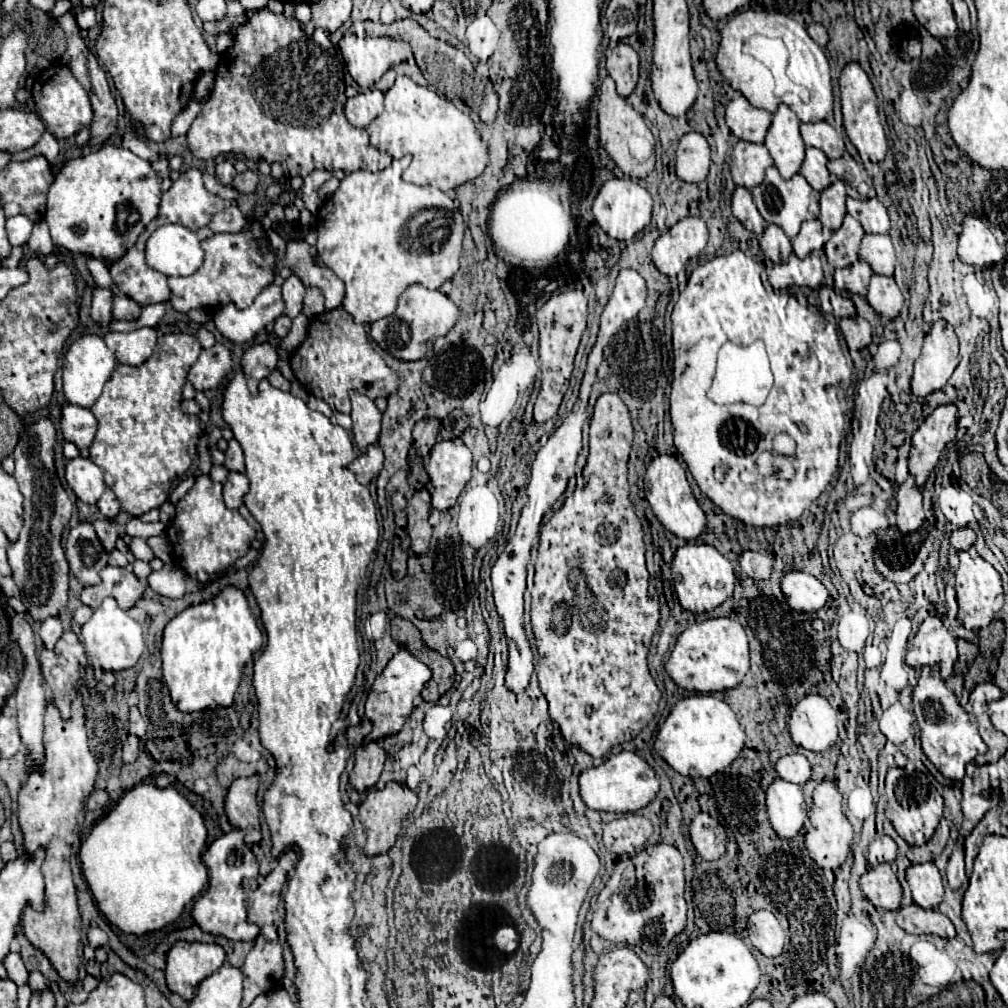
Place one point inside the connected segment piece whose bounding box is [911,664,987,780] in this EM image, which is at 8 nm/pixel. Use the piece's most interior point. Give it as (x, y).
(949, 737)

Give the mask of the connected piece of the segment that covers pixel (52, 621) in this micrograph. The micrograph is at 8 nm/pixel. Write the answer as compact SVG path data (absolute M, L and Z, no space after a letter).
M47 618L47 620L41 624L41 628L39 628L41 642L43 642L43 646L45 646L47 650L53 650L53 648L55 648L57 640L61 638L61 634L63 634L63 630L61 630L59 618Z

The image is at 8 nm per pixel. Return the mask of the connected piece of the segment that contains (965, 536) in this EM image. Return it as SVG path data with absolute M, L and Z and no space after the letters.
M957 528L951 532L951 546L955 550L969 550L975 542L975 532L971 528Z

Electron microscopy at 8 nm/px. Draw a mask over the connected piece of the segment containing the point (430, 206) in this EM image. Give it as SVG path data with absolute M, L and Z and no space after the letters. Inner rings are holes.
M405 156L401 160L393 160L391 166L387 166L385 170L379 170L379 172L367 172L367 170L357 170L357 172L351 172L347 174L345 180L341 180L341 186L337 188L337 192L325 200L325 204L319 208L319 214L317 214L317 252L319 252L319 258L325 262L327 268L331 268L343 282L345 282L345 300L343 300L343 308L355 318L357 324L371 324L371 322L377 322L381 318L387 318L395 312L397 308L397 300L399 296L411 286L411 284L423 284L425 288L429 290L437 290L443 282L451 280L453 274L459 270L459 256L461 256L461 248L463 248L463 232L465 232L465 224L463 224L463 218L461 218L461 212L457 210L455 202L445 194L441 192L439 188L433 188L433 186L415 186L415 184L407 184L401 174L403 170L409 166L411 162L411 156ZM417 216L425 216L425 224L417 226L419 230L413 232L411 230L411 220L415 220Z

